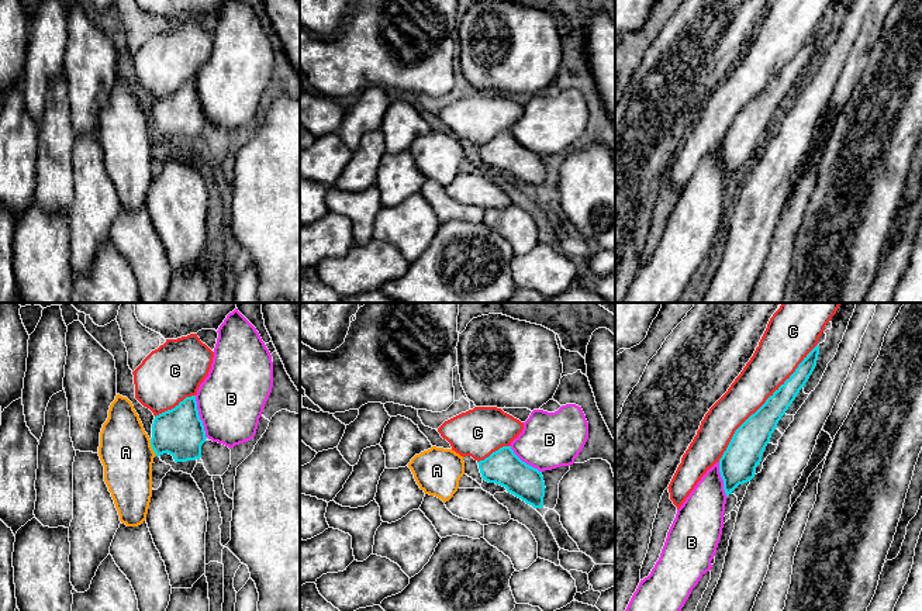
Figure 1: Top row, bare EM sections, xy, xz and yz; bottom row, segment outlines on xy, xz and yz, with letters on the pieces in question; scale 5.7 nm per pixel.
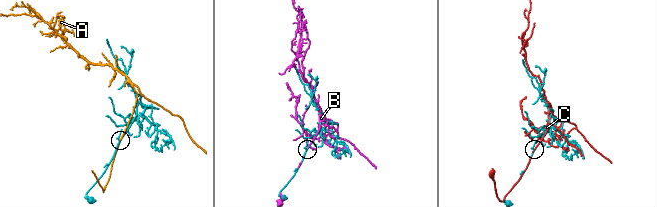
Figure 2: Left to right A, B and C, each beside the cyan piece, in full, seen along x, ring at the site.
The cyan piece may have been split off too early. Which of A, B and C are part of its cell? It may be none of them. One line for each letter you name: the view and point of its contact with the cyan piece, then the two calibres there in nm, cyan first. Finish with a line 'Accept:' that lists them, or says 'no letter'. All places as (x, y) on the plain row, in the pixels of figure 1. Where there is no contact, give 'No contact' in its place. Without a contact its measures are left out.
Accept: no letter

